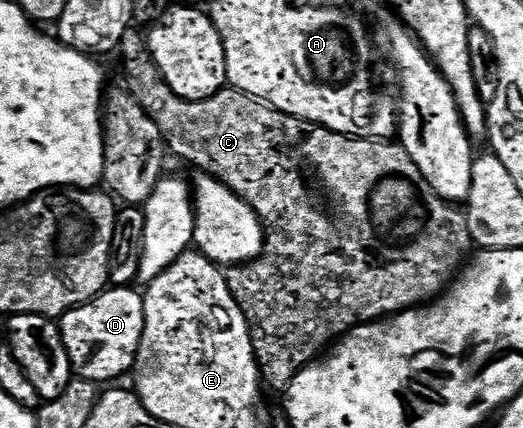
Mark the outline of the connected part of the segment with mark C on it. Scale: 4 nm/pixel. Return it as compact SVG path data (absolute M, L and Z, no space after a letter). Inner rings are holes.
M131 28L124 32L120 55L122 54L122 74L126 77L125 89L152 116L156 128L160 128L162 139L166 141L166 149L171 155L183 158L194 166L199 166L203 175L217 178L223 182L236 196L240 196L254 209L254 215L262 222L264 230L264 245L262 253L254 261L237 266L231 266L225 271L226 283L236 300L240 304L240 312L250 325L252 348L258 361L258 370L262 373L263 383L278 392L285 391L290 382L305 366L315 361L333 343L349 330L355 330L365 322L385 320L403 310L412 310L439 297L451 285L452 279L463 269L468 255L472 250L466 215L457 205L448 204L435 190L430 187L428 180L416 168L412 156L397 141L379 140L377 138L352 138L349 134L337 134L315 122L309 122L296 116L288 116L280 112L275 106L269 106L259 98L245 94L233 88L223 88L204 100L188 100L176 96L172 88L164 80L160 68L154 63L150 55L148 38L141 29Z

